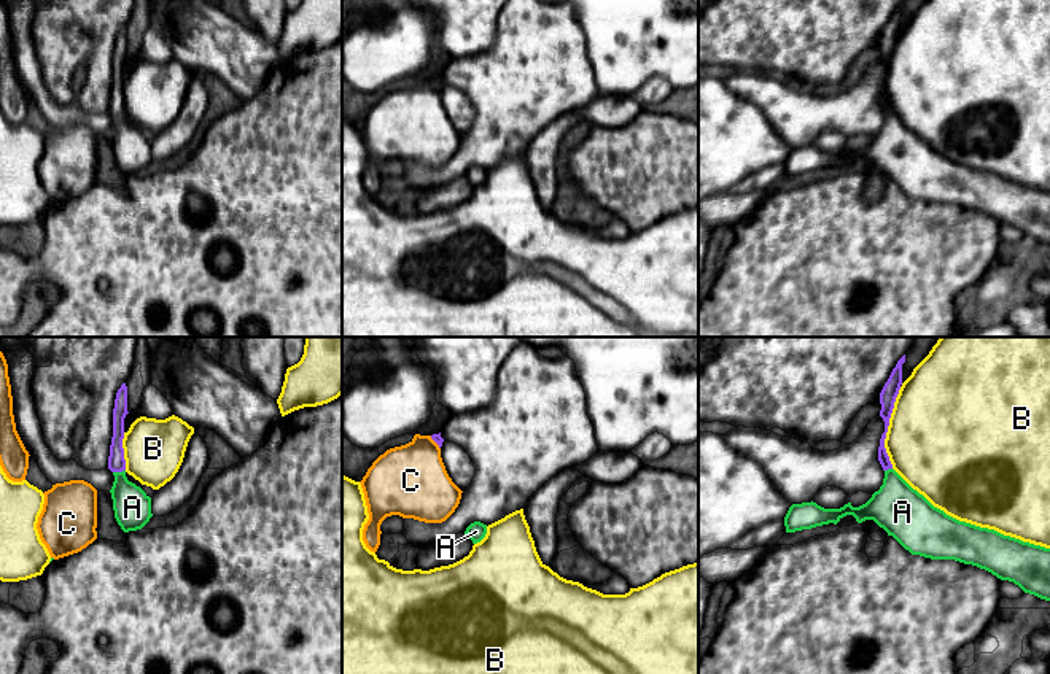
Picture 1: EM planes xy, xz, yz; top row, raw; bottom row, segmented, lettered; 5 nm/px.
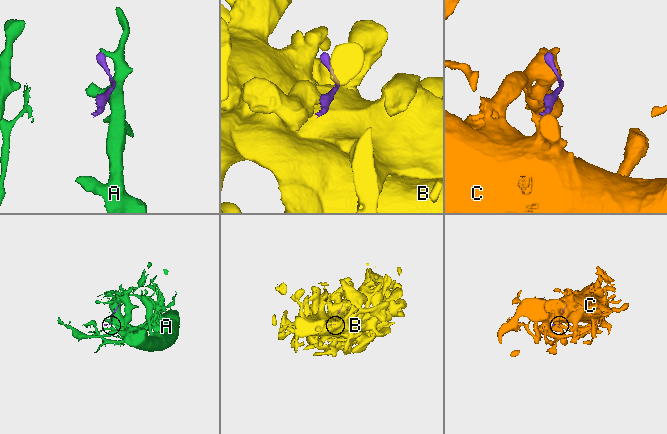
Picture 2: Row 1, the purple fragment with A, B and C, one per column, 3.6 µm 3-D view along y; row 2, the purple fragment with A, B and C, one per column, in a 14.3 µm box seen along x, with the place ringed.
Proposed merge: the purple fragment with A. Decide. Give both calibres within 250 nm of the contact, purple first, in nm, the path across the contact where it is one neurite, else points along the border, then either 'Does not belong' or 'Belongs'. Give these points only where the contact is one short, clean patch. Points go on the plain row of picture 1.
Thickness 90 nm (purple) against 190 nm. Path across: xy (116, 107), (118, 115), (121, 132), (132, 151). Belongs

